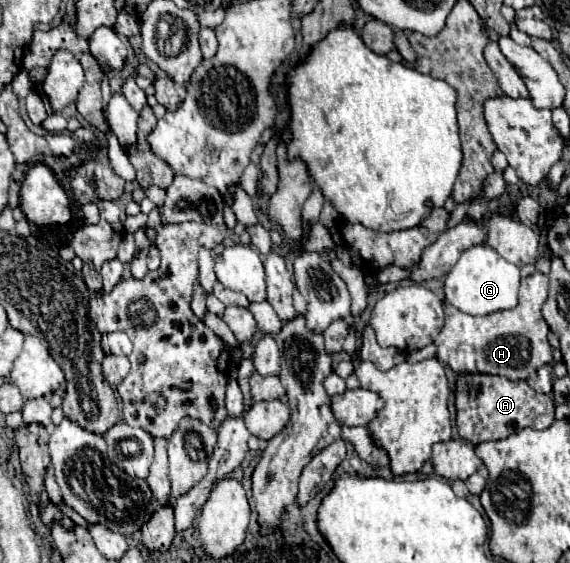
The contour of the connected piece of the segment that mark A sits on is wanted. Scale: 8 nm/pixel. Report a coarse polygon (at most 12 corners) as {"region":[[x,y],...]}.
{"region":[[488,373],[456,379],[462,439],[554,423],[552,397]]}

